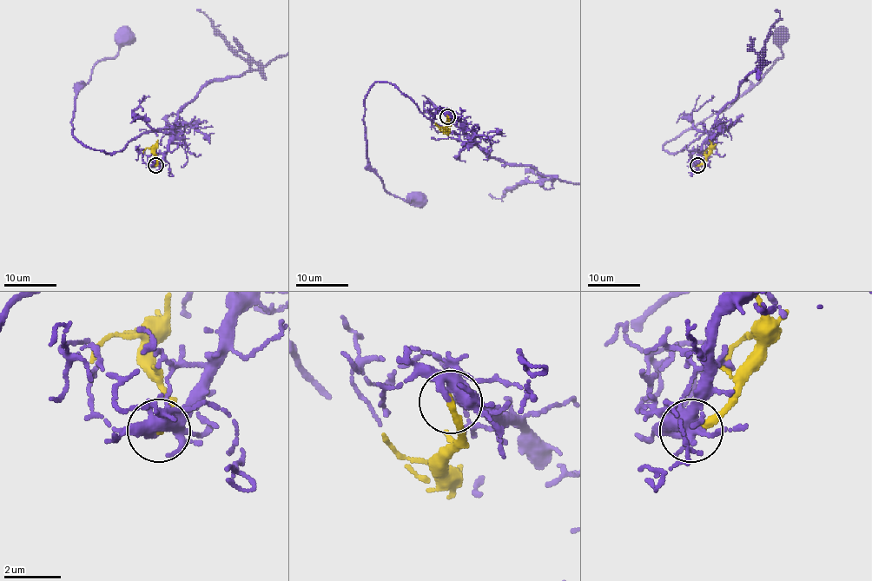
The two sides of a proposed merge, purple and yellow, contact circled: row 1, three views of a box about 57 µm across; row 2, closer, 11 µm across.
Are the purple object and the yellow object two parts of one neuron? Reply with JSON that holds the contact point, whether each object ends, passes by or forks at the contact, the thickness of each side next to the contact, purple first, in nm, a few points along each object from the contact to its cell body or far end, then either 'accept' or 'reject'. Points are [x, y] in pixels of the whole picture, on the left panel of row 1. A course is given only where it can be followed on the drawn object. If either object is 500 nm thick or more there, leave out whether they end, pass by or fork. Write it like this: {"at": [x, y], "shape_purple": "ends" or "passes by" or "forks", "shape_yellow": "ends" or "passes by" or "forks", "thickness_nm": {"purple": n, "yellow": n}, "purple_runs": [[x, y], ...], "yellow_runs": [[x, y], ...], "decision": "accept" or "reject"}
{"at": [155, 165], "shape_purple": "ends", "shape_yellow": "ends", "thickness_nm": {"purple": 220, "yellow": 280}, "purple_runs": [[155, 166], [169, 128], [104, 153], [73, 135], [76, 93], [123, 36]], "yellow_runs": [[155, 166], [154, 153], [147, 148], [143, 153]], "decision": "accept"}

